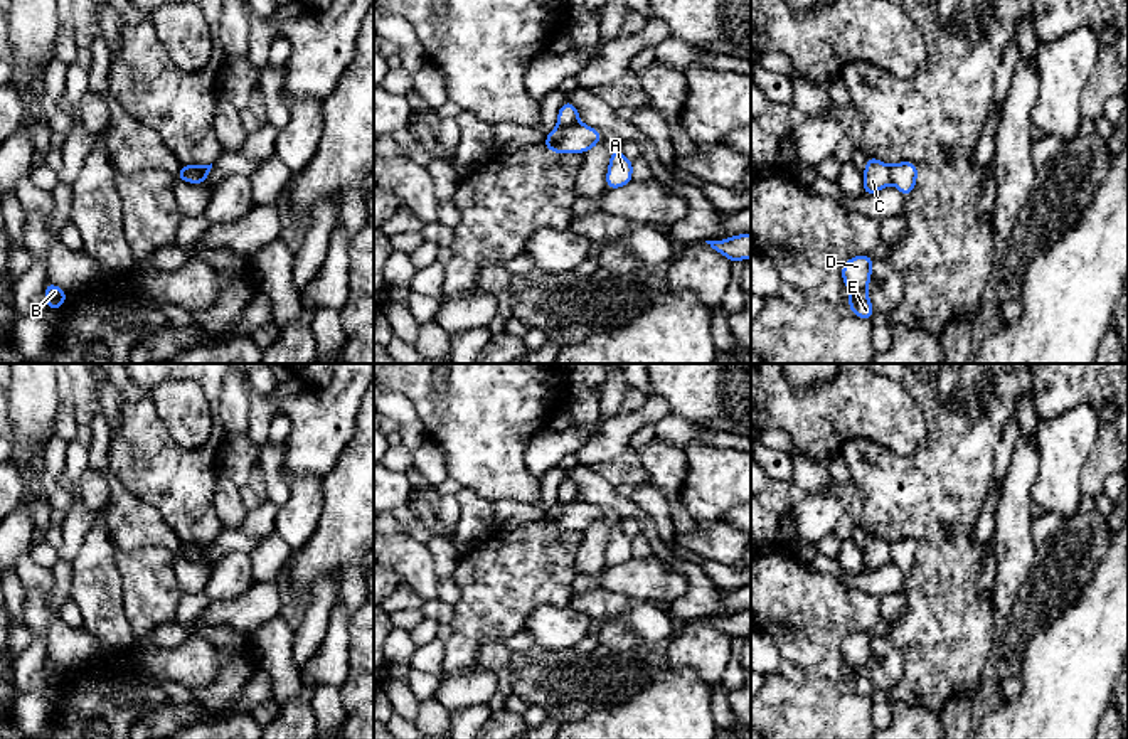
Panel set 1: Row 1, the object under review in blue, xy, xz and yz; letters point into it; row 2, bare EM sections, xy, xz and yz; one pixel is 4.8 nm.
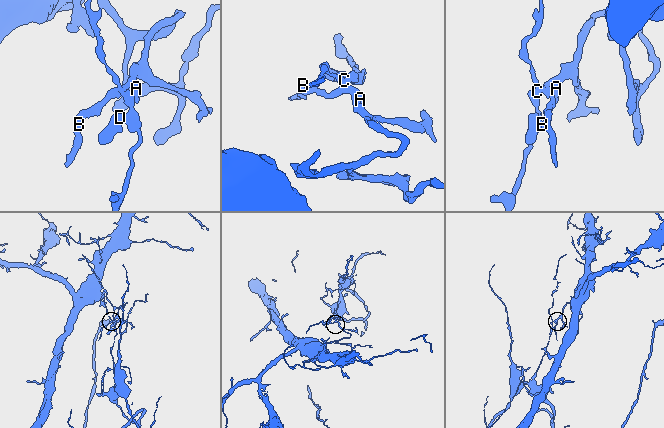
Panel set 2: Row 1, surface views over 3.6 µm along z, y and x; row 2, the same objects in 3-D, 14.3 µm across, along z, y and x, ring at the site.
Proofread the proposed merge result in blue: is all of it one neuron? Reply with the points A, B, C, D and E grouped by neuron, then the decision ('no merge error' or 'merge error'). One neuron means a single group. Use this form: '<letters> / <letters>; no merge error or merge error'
A B / C D E; merge error

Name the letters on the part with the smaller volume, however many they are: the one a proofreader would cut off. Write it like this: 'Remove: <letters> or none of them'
Remove: C, D, E

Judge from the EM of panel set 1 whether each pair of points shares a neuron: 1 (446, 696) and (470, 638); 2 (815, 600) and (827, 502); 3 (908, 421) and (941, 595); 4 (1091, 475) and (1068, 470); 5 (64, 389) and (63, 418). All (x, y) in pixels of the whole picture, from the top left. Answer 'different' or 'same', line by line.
1: different
2: different
3: different
4: different
5: same

